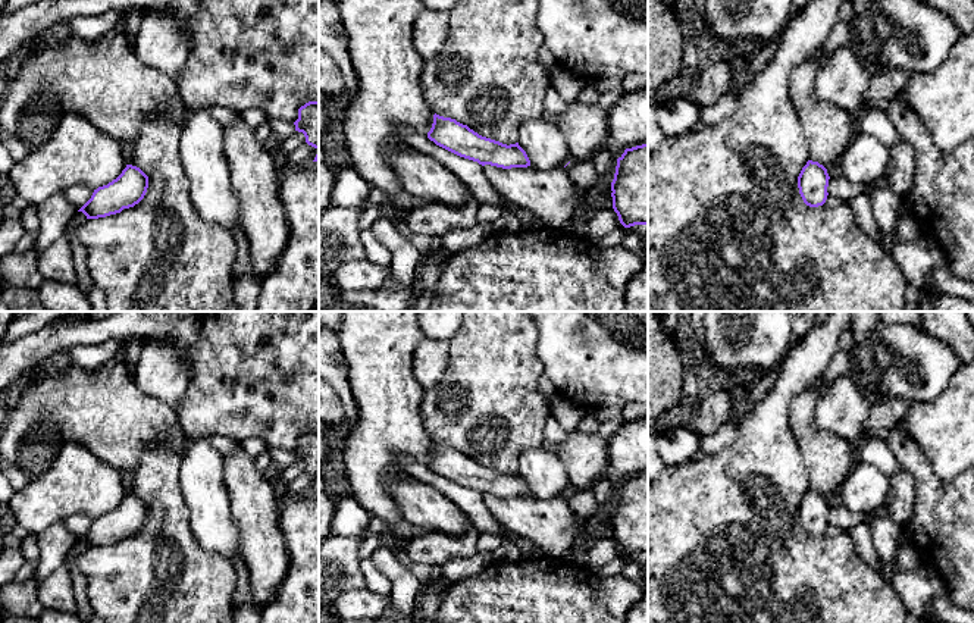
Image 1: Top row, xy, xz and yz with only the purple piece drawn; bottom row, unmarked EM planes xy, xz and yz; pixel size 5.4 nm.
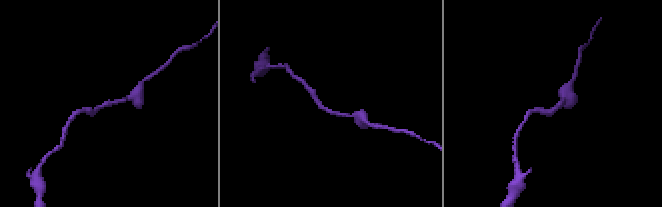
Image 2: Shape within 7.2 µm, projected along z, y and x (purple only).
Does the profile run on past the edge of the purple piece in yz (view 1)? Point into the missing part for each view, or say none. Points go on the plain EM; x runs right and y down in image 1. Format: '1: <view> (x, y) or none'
1: none

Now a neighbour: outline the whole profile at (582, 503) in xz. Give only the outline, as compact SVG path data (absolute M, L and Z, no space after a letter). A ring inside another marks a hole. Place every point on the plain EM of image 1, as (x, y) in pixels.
M571 489L566 495L566 501L573 514L582 520L595 516L598 505L591 489Z

